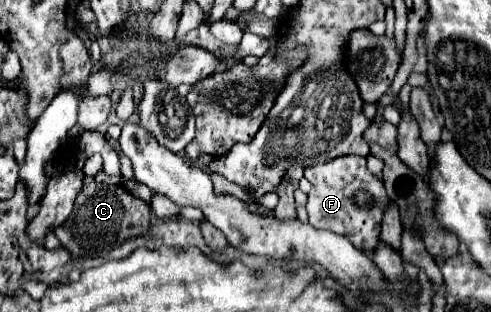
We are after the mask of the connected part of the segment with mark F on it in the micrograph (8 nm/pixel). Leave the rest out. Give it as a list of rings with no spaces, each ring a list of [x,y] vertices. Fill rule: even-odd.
[[[346,155],[346,157],[336,157],[332,161],[326,161],[322,165],[312,165],[306,169],[306,179],[312,183],[312,191],[308,193],[308,221],[316,229],[328,229],[332,233],[342,233],[346,235],[356,249],[364,249],[366,253],[372,253],[378,239],[380,239],[380,221],[382,213],[386,209],[386,191],[384,183],[376,179],[368,169],[366,169],[366,159],[358,155]],[[356,191],[368,191],[374,207],[358,207],[354,201]]]

